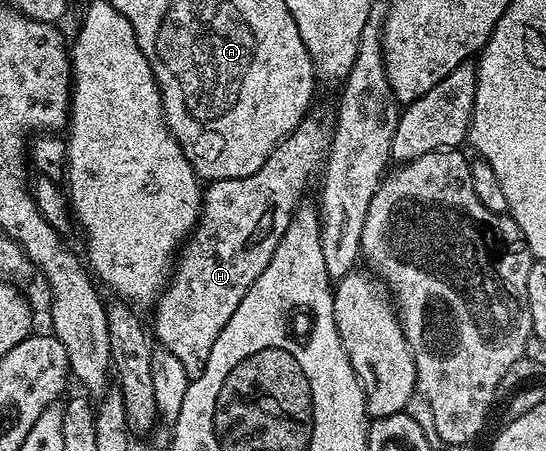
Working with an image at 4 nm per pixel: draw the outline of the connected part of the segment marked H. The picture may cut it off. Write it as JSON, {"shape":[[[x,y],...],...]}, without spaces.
{"shape":[[[313,104],[308,116],[302,123],[266,159],[266,163],[254,175],[246,175],[242,179],[226,179],[211,182],[204,189],[204,203],[200,206],[200,220],[192,230],[187,241],[179,250],[174,261],[174,268],[170,280],[164,287],[164,292],[157,296],[154,302],[156,314],[150,321],[150,329],[160,340],[159,344],[168,349],[186,367],[189,378],[198,376],[204,370],[206,359],[210,359],[210,350],[214,347],[214,339],[222,335],[222,327],[230,323],[230,315],[246,291],[266,271],[266,263],[270,263],[270,255],[274,255],[274,247],[286,235],[286,227],[290,227],[290,219],[294,215],[297,205],[305,200],[304,192],[308,189],[308,177],[312,177],[323,170],[328,152],[332,147],[332,140],[336,134],[336,111],[330,104]]]}

